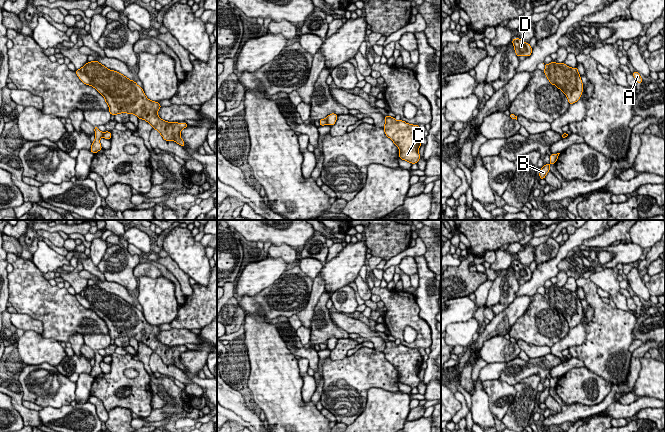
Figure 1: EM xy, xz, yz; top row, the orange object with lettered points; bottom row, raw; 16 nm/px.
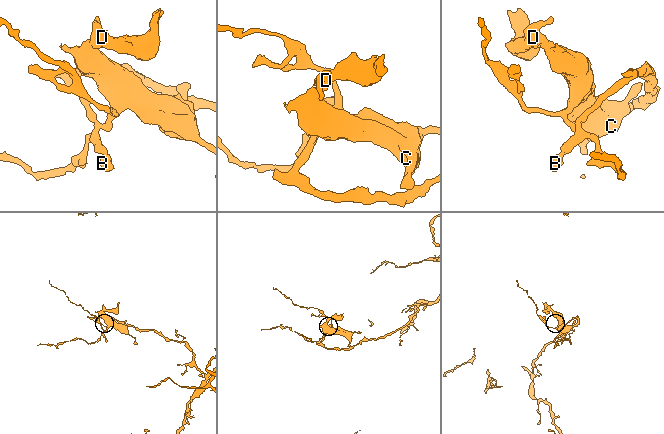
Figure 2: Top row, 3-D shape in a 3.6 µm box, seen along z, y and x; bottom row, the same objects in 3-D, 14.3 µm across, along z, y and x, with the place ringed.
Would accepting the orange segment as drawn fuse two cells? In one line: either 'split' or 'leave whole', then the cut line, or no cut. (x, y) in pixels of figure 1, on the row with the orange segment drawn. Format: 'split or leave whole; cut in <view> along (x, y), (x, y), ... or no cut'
split; cut in xy along (104, 133), (102, 136)

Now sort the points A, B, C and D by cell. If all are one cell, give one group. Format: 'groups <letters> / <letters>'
groups A B / C D

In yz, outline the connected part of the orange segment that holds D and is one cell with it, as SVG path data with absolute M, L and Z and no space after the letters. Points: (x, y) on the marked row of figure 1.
M520 38L512 39L515 53L519 56L530 56L532 54L532 48L529 43L525 43Z

